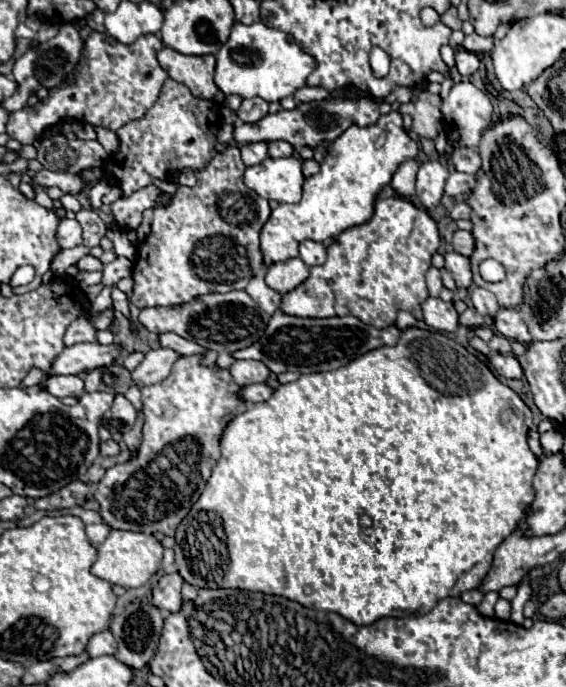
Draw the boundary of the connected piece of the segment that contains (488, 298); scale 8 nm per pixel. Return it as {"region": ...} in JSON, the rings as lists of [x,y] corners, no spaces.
{"region":[[[474,287],[474,289],[470,291],[470,299],[472,299],[476,311],[484,317],[484,323],[486,323],[488,327],[492,327],[494,315],[496,315],[496,311],[498,311],[498,301],[496,301],[496,297],[494,297],[490,291],[486,291],[486,289]]]}

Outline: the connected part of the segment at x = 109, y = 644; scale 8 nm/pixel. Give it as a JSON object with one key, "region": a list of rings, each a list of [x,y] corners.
{"region":[[[108,629],[100,631],[100,633],[96,633],[96,635],[90,637],[90,643],[88,643],[86,651],[88,651],[90,657],[116,655],[116,639],[114,639],[114,635]]]}

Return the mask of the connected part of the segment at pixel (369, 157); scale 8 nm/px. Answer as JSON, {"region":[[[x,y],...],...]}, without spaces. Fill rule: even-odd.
{"region":[[[390,111],[382,115],[374,125],[370,127],[348,127],[338,139],[334,139],[326,147],[326,155],[320,163],[320,171],[316,175],[306,177],[304,181],[304,191],[302,191],[302,201],[298,203],[280,203],[268,223],[264,225],[260,233],[260,243],[262,243],[262,253],[264,253],[264,263],[278,263],[278,261],[288,261],[292,257],[298,257],[298,245],[300,241],[324,241],[328,237],[338,237],[344,229],[362,225],[372,219],[374,215],[374,201],[378,191],[390,183],[394,171],[398,169],[400,163],[408,159],[418,157],[418,145],[408,137],[408,133],[402,127],[402,115],[398,111]]]}

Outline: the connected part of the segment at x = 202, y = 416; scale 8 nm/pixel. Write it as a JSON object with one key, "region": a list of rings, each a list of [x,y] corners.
{"region":[[[200,355],[180,357],[164,381],[140,389],[144,407],[144,429],[138,453],[126,463],[110,467],[94,491],[94,499],[100,503],[100,515],[108,527],[140,533],[174,535],[178,523],[198,501],[206,479],[210,477],[212,465],[220,457],[220,437],[226,423],[234,415],[240,415],[248,409],[248,405],[236,397],[240,387],[232,381],[230,373],[218,371],[214,365],[202,367],[200,359]]]}

